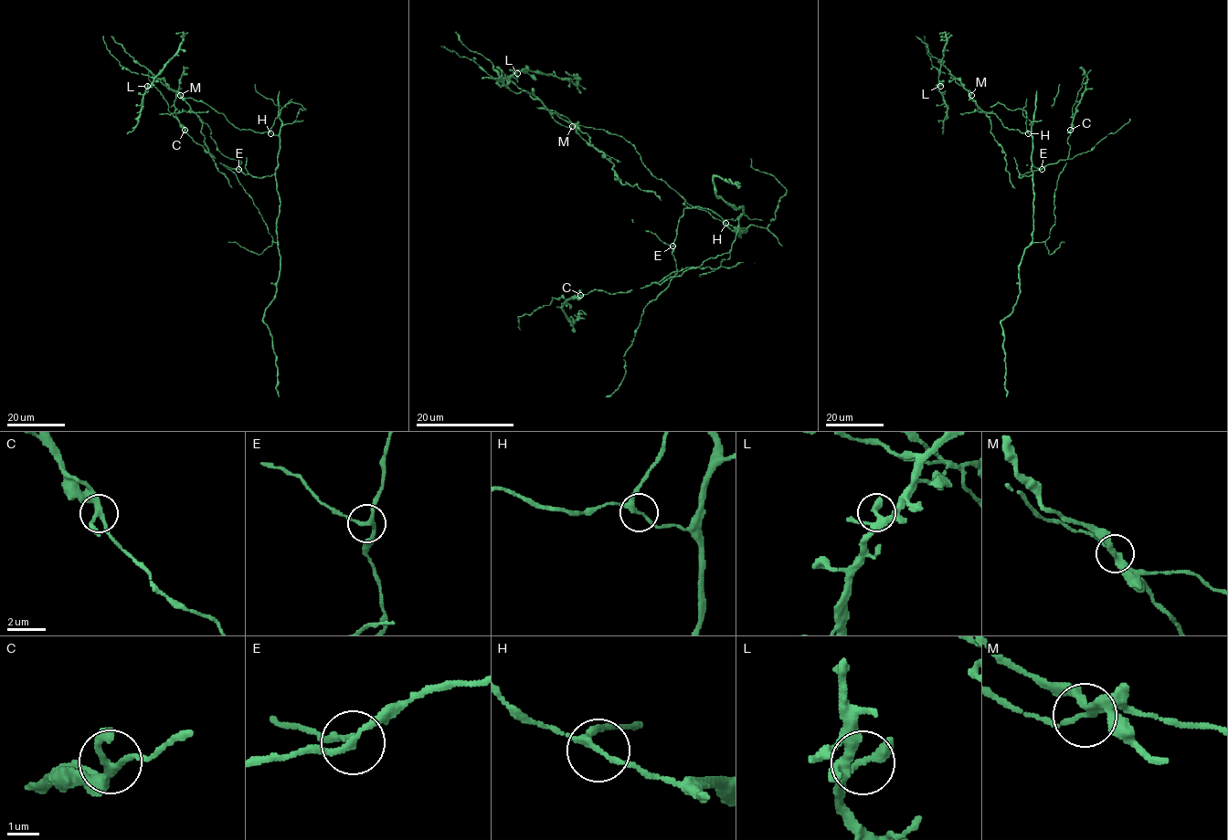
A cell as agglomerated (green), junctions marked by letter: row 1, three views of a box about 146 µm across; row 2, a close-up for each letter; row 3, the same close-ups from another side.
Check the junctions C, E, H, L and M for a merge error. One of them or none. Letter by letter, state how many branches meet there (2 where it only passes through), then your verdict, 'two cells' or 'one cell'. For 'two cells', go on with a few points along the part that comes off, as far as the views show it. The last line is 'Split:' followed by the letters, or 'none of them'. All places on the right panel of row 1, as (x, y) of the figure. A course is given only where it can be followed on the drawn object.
C: branches 3; one cell
E: branches 3; one cell
H: branches 3; one cell
L: branches 3; one cell
M: branches 3; two cells; course (971, 95), (977, 107), (989, 118), (990, 132), (1005, 154), (1006, 170), (1015, 188)
Split: M

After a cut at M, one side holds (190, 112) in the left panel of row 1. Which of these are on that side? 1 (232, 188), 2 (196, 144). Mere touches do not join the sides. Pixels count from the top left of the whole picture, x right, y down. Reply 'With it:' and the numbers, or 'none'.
With it: 1

